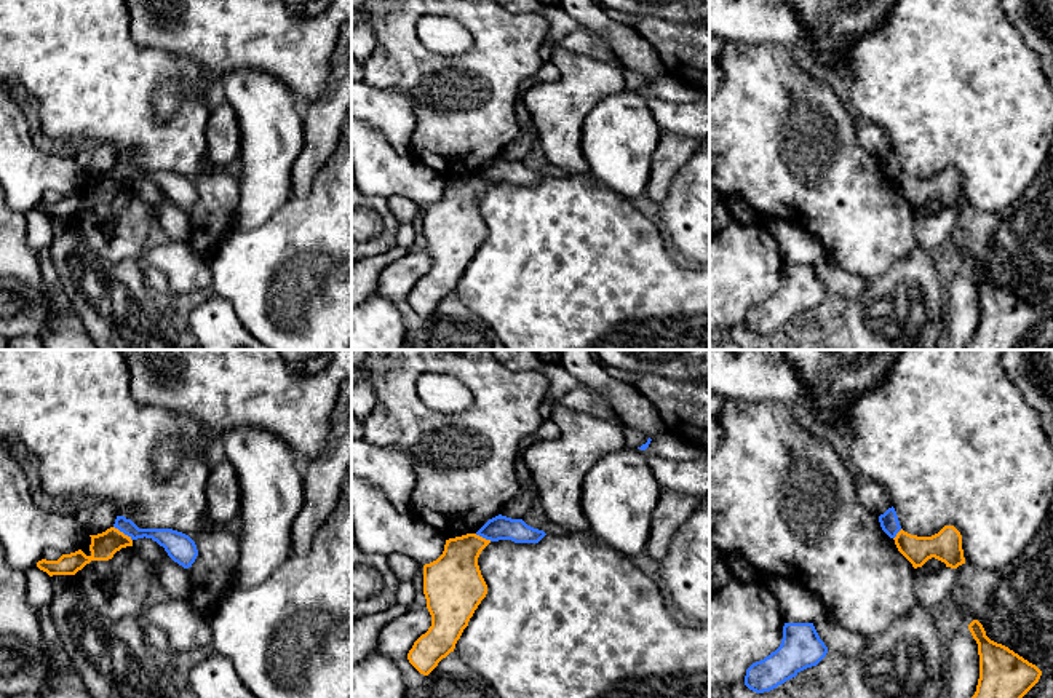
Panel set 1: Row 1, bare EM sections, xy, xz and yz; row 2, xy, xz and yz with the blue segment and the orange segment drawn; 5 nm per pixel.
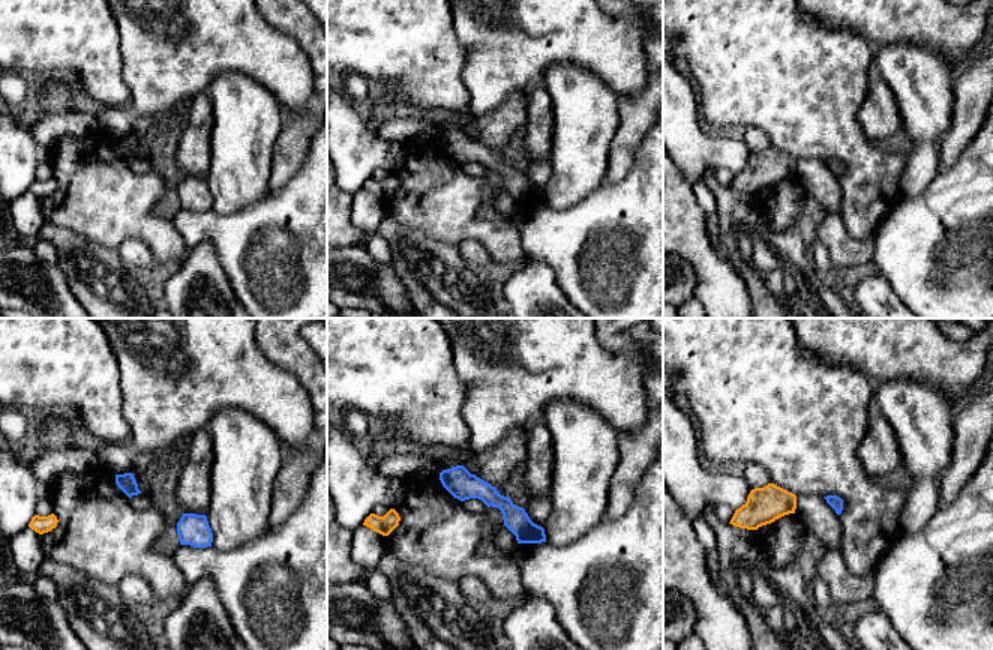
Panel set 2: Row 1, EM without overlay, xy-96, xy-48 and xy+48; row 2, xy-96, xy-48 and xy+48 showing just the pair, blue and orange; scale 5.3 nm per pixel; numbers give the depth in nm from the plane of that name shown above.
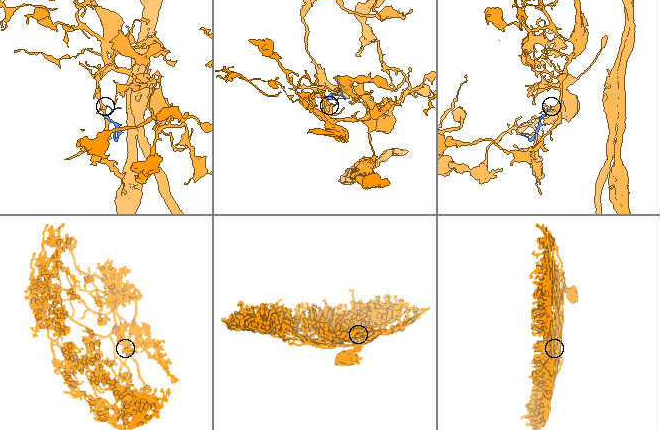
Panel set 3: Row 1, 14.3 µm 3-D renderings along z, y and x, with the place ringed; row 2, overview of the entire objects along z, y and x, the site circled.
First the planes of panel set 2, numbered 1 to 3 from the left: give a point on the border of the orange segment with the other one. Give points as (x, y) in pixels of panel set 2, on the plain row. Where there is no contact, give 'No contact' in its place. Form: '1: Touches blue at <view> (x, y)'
1: No contact
2: No contact
3: No contact

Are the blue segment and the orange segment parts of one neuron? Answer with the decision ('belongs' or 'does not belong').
does not belong

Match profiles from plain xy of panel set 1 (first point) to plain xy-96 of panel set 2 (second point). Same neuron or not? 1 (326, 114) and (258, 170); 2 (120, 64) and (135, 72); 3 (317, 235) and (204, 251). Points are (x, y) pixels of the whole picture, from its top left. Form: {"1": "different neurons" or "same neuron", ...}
{"1": "different neurons", "2": "different neurons", "3": "different neurons"}

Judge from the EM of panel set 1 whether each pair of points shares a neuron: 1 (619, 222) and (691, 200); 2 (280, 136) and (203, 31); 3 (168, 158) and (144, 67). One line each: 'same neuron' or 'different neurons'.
1: different neurons
2: different neurons
3: same neuron

